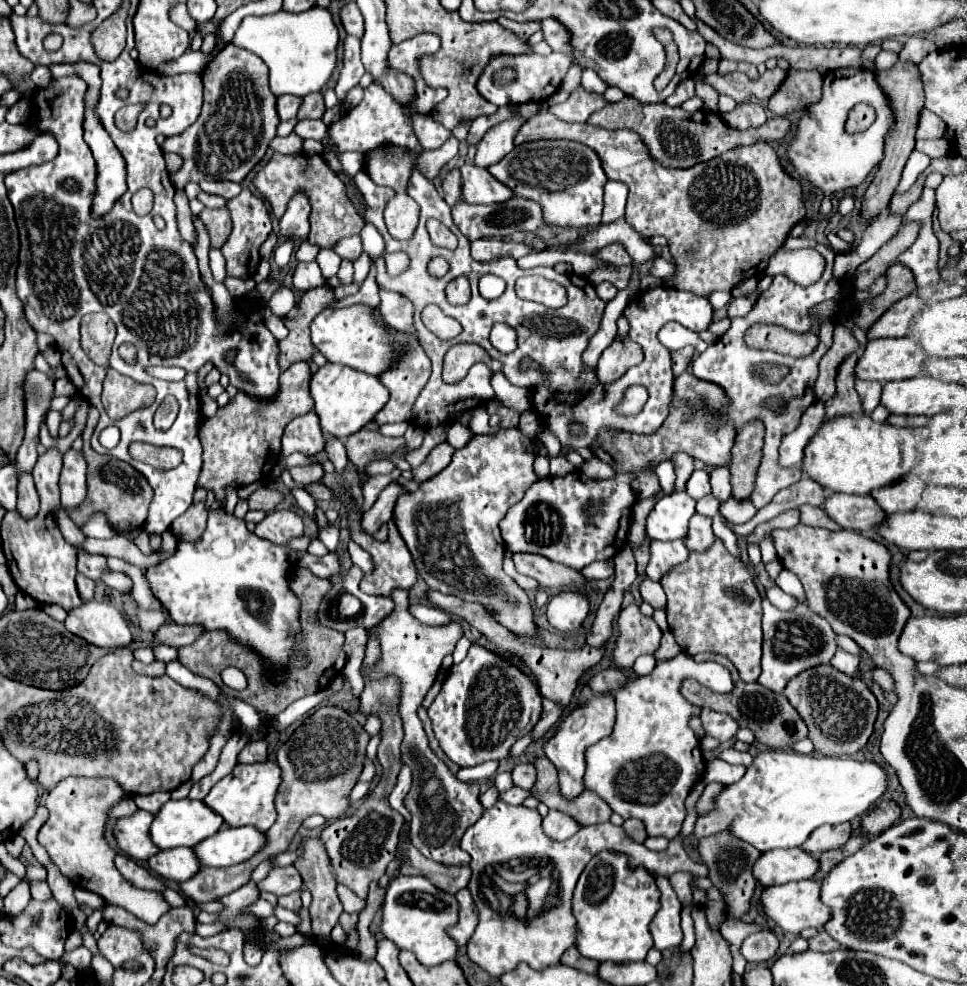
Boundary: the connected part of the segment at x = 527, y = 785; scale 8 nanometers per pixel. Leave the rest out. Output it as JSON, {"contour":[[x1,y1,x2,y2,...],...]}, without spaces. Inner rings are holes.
{"contour":[[531,762,517,764,513,768,513,784,519,786,519,788,531,790,531,786,535,784,535,776,537,776,537,770,535,770,535,766]]}

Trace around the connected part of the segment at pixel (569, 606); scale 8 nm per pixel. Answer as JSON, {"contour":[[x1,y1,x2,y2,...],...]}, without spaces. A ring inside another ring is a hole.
{"contour":[[573,590,555,594,547,604,547,620,559,632,573,632,581,628,587,612,589,604,585,594]]}

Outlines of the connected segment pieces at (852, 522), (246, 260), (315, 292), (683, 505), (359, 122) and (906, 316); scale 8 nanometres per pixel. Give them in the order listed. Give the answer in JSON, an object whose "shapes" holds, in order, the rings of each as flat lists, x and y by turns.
{"shapes":[[[831,494,825,500,823,510,845,530,865,532,887,522,885,510,873,500,873,496]],[[241,190,239,196,231,198,227,202,227,208,231,212,231,220,233,220,233,230,231,230,231,236,229,240,223,244,221,252,225,256,225,270,227,270,227,276,235,276,235,278,251,278,255,274,255,268,259,264,259,248,261,244,267,240,267,236,271,234,271,216,269,216,269,210,265,206,265,202,255,196,253,192,249,190]],[[313,288,303,294,299,304,295,304,289,314,283,318,283,324,289,330,289,336,279,342,281,346,281,370,285,371,299,361,311,361,314,354,319,350,313,346,309,338,309,326,313,318,335,302,335,294,331,288]],[[687,492,663,496,647,516,647,536,661,540,685,538,693,512,695,500]],[[371,84,369,88,365,88,365,98,363,102,357,106,357,110,351,110,349,114,345,114,339,122,329,126,329,144,323,145,326,152,369,152,373,148,377,148,379,144,399,144,411,152,421,152,421,148,417,146,417,138,413,138,413,130,409,130,409,116,405,110,401,110,401,106,397,106,397,102,393,102,393,98,389,98,389,94,385,94,385,90,381,90,381,86]],[[909,294,901,302,893,304,879,322,867,332,867,338,893,338,893,336,907,336,911,330,913,316,925,306,925,300,921,300,917,294]]]}

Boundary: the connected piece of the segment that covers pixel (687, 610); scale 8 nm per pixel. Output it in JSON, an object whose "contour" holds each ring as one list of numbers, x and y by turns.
{"contour":[[715,538,707,550,689,552,685,562,665,572,661,586,667,594,669,628,679,648,689,656,699,652,723,654,733,662,743,682,755,682,761,674,762,598,749,566]]}

